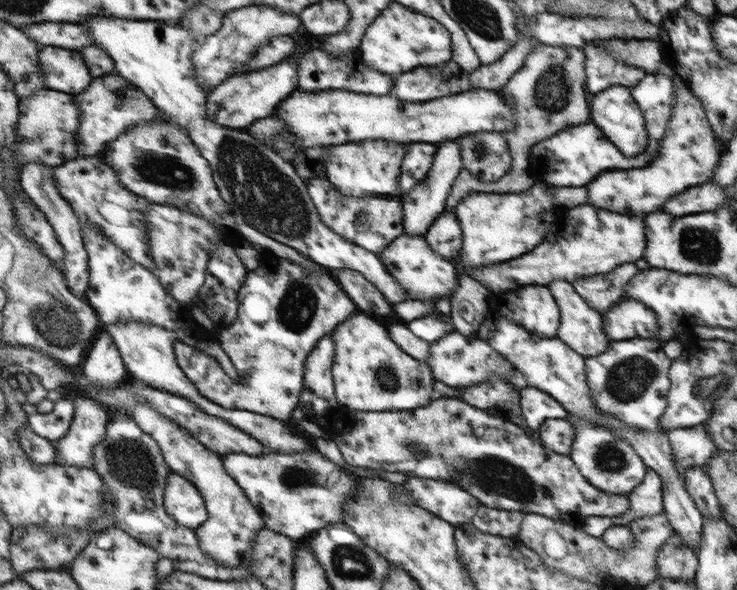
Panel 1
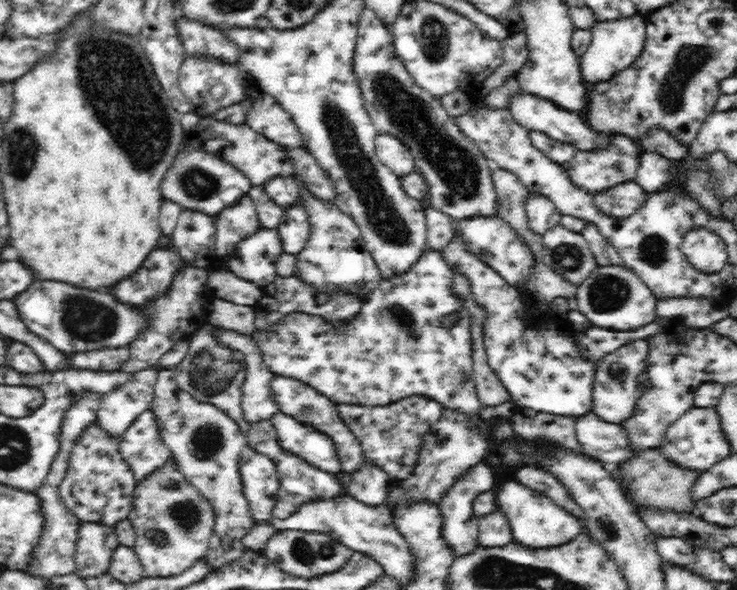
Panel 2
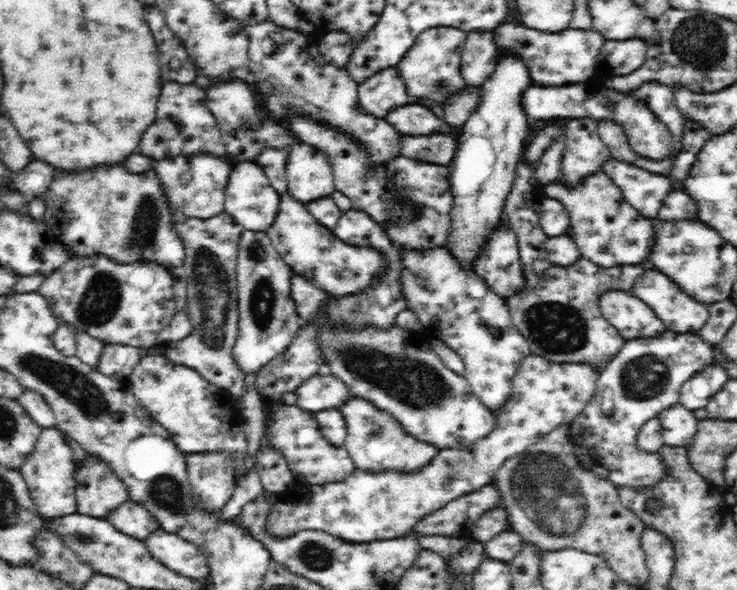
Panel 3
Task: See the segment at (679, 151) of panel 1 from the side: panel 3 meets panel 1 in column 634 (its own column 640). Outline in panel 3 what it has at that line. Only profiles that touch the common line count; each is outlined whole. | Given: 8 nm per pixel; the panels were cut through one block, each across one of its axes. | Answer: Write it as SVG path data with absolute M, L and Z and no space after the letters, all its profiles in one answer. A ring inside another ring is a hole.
M610 156L602 164L602 172L620 188L626 202L630 203L643 217L657 219L662 202L674 189L666 175L638 168Z

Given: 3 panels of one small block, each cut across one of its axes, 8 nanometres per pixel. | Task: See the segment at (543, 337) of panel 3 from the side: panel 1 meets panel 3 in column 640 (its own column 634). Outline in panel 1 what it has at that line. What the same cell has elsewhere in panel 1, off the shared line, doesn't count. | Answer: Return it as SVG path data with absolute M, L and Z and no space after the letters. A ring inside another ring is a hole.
M623 263L605 275L575 279L572 284L575 292L583 298L591 310L603 314L625 296L625 286L638 272L633 263Z

